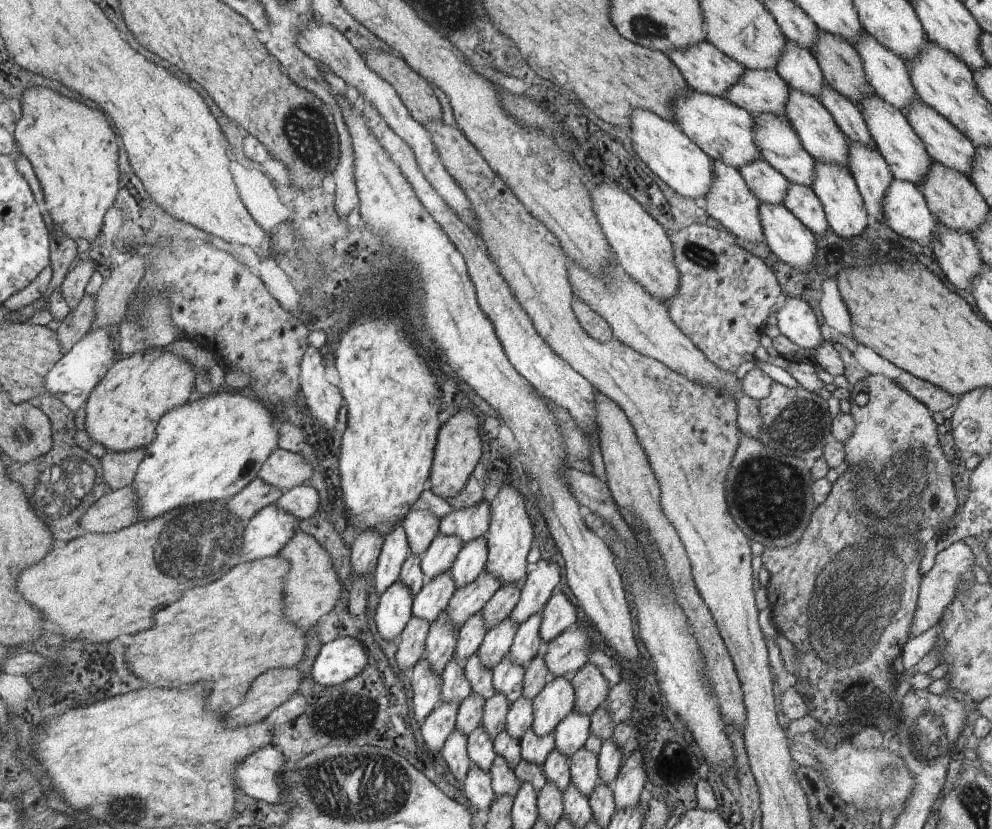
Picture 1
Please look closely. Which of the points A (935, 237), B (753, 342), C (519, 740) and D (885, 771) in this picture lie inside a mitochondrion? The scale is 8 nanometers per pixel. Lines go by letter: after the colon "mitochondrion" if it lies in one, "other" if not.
A: other
B: other
C: other
D: mitochondrion

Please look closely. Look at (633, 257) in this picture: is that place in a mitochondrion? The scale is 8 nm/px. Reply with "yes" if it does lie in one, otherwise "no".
no

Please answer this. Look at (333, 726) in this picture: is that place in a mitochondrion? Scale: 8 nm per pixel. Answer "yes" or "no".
yes

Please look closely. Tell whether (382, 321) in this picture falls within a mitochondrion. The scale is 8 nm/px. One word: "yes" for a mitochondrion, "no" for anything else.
yes

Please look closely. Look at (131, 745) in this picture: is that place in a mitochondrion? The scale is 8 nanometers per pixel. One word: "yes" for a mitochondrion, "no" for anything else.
no

